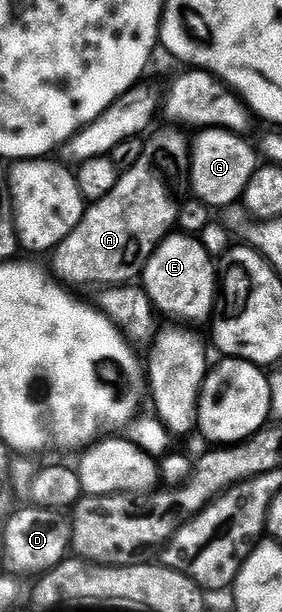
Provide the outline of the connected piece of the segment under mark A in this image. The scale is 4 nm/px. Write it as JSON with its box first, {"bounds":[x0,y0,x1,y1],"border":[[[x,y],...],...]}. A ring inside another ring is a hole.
{"bounds":[51,127,190,285],"border":[[[168,127],[172,128],[153,131],[147,137],[142,158],[130,170],[120,173],[118,186],[106,198],[85,207],[78,226],[51,253],[51,271],[65,285],[133,283],[143,273],[150,254],[177,227],[180,204],[176,200],[176,188],[168,184],[164,172],[189,171],[190,140],[179,132],[179,127]]]}

